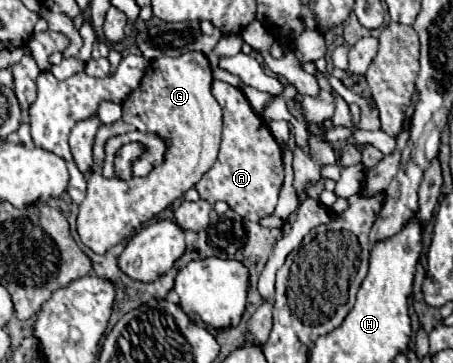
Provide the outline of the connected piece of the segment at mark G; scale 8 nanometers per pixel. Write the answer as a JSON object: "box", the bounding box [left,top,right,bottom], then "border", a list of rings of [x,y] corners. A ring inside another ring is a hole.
{"box":[77,53,221,253],"border":[[[185,53],[179,57],[153,59],[141,79],[141,85],[123,101],[123,115],[111,125],[101,125],[93,145],[93,173],[87,181],[87,199],[79,205],[77,233],[81,241],[95,253],[129,239],[141,225],[165,211],[175,199],[183,197],[213,167],[221,141],[221,107],[211,95],[213,73],[203,53]],[[129,131],[145,131],[159,135],[167,151],[163,163],[155,165],[147,177],[137,179],[105,179],[101,169],[105,161],[105,143]]]}

